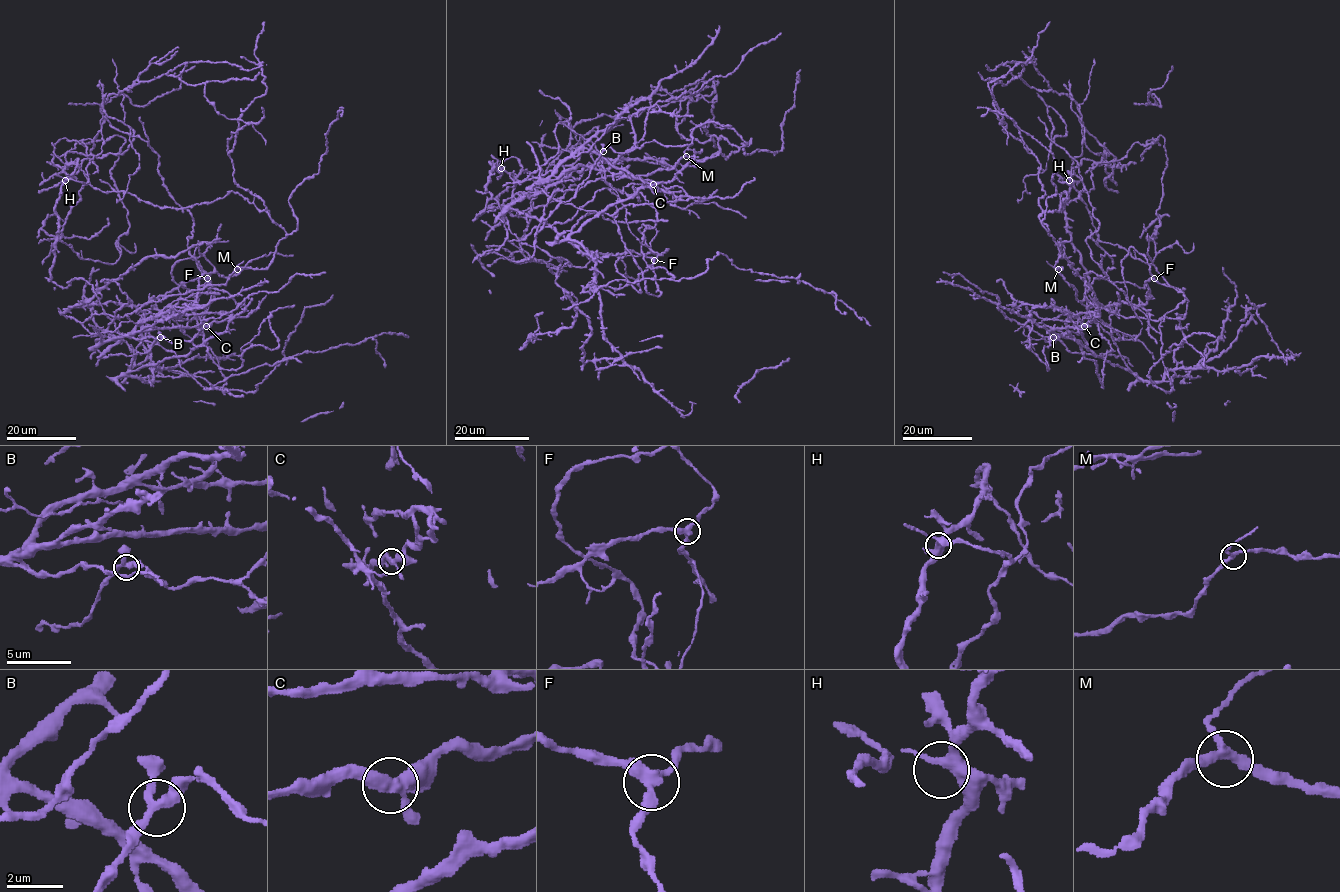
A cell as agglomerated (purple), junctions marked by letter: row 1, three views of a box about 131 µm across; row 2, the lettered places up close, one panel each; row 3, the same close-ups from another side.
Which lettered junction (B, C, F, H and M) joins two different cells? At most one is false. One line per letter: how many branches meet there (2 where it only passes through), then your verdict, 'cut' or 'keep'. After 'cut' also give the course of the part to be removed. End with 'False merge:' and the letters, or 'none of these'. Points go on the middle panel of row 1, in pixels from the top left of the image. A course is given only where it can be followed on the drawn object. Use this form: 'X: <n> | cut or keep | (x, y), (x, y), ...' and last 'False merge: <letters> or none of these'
B: 3 | keep
C: 3 | keep
F: 3 | keep
H: 3 | keep
M: 3 | keep
False merge: none of these

